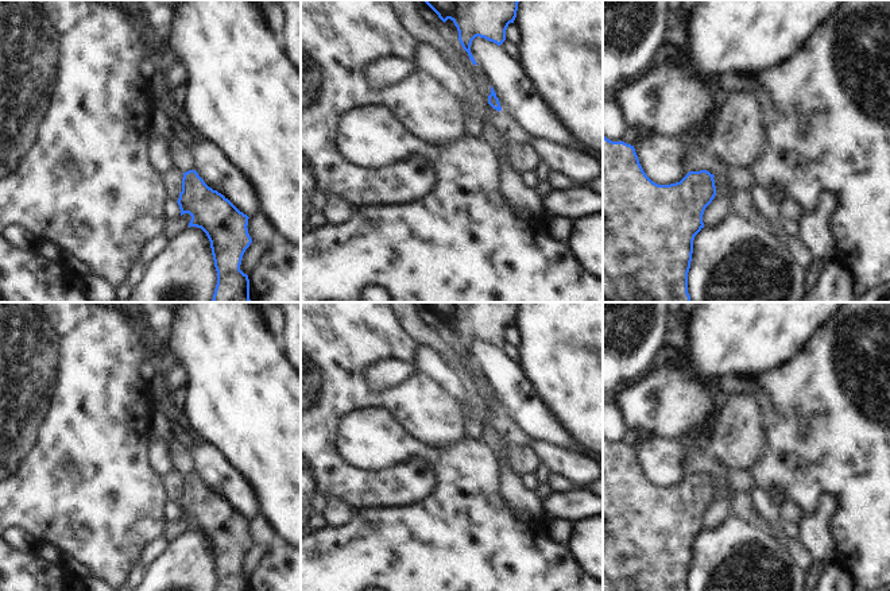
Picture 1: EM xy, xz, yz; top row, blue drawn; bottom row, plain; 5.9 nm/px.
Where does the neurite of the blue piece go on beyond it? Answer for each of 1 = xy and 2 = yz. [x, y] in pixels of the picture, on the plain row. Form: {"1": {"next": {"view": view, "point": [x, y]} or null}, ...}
{"1": {"next": null}, "2": {"next": null}}

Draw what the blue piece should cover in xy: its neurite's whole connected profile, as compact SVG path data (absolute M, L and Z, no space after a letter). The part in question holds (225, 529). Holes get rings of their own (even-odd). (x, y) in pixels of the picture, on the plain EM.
M196 472L183 475L177 505L181 518L191 518L189 530L201 530L210 544L216 591L249 591L248 578L240 572L243 557L252 545L247 530L249 519L209 490Z

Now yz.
M603 437L603 591L688 591L694 538L704 530L703 517L716 498L713 476L707 472L689 474L680 484L658 487L643 474L634 448L612 444Z

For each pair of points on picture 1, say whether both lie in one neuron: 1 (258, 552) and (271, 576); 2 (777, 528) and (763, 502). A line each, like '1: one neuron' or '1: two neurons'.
1: two neurons
2: one neuron

